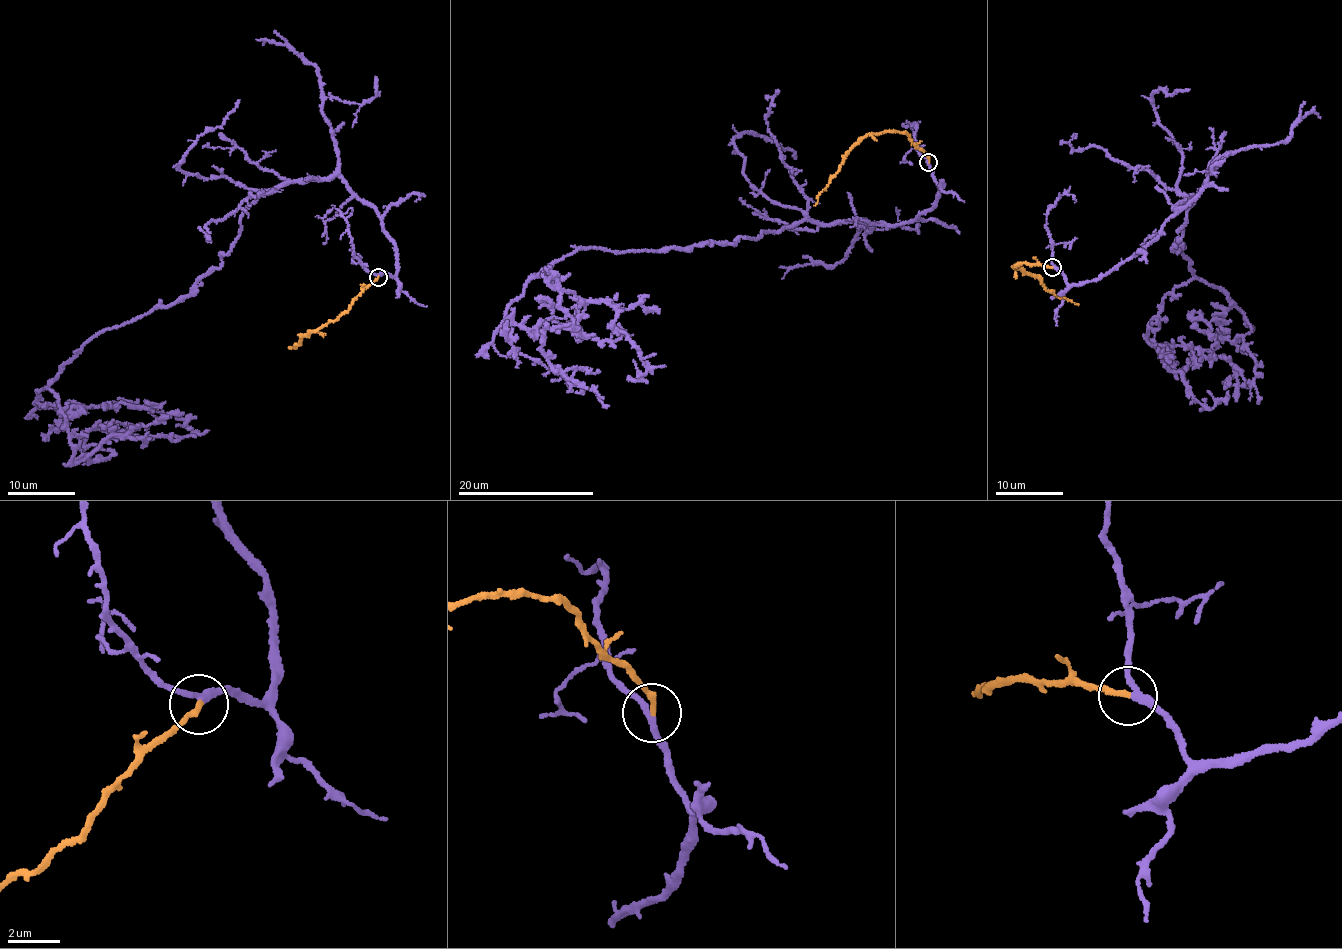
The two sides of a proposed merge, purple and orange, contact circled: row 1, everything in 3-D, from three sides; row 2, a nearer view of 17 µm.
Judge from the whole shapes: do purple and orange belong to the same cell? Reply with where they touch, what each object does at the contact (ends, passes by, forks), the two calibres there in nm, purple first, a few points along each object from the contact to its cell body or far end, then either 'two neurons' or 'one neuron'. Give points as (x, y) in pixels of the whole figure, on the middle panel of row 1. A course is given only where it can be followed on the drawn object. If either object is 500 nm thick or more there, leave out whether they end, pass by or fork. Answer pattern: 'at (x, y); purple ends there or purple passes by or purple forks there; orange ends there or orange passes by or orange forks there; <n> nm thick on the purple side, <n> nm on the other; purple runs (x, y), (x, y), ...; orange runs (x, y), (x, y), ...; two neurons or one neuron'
at (928, 162); purple passes by; orange ends there; 240 nm thick on the purple side, 240 nm on the other; purple runs (929, 162), (935, 207), (906, 223), (580, 248), (532, 277), (574, 329), (542, 352), (600, 371); orange runs (929, 162), (924, 150), (912, 142), (909, 135), (893, 131), (866, 136), (844, 156), (839, 171), (813, 205); one neuron

